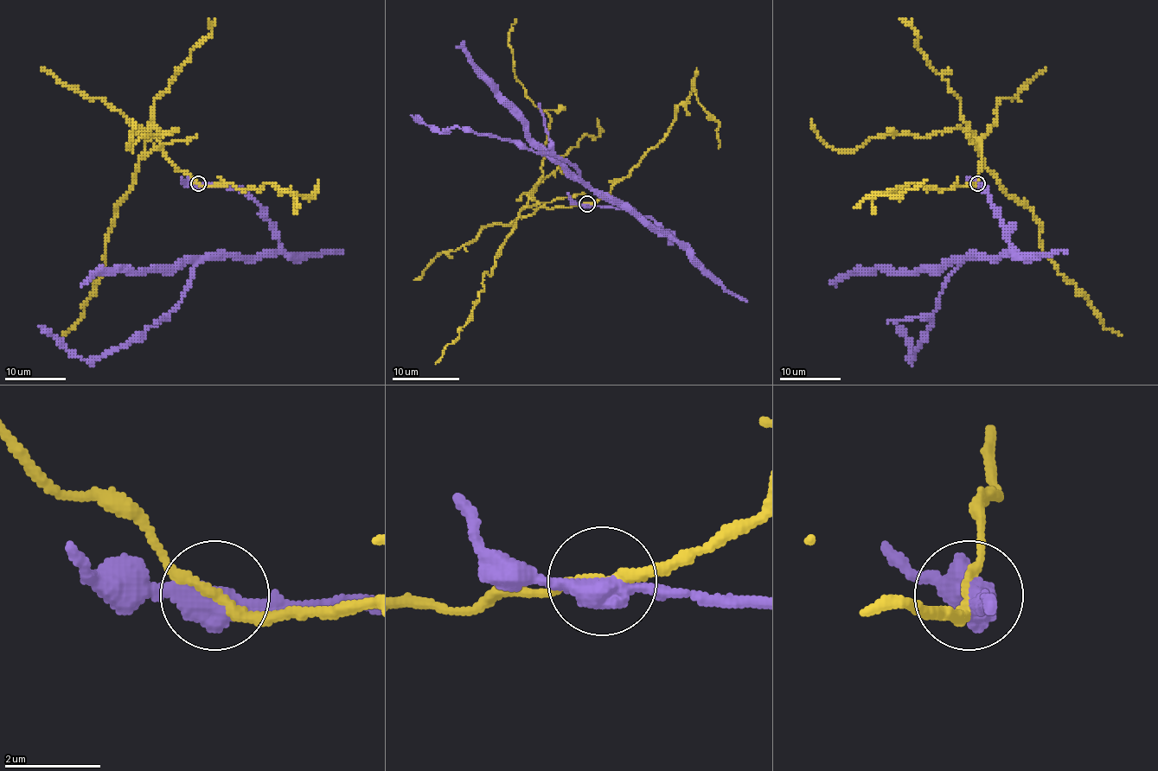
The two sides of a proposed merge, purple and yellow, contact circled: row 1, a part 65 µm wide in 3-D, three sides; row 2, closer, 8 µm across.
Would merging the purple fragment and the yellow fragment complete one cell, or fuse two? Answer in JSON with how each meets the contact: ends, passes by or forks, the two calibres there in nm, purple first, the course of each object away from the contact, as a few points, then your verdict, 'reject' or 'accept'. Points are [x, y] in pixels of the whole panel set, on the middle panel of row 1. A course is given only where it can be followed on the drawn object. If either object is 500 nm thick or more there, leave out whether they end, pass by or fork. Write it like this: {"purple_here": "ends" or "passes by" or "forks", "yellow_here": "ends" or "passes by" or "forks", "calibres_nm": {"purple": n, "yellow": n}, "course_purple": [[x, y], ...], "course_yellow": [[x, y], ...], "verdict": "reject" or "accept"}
{"purple_here": "passes by", "yellow_here": "passes by", "calibres_nm": {"purple": 480, "yellow": 200}, "course_purple": [[587, 204], [632, 209], [676, 239], [594, 192], [570, 162], [500, 136], [434, 131], [410, 115]], "course_yellow": [[587, 204], [550, 209], [536, 202], [521, 211], [489, 275], [484, 275], [484, 288], [472, 317], [436, 364]], "verdict": "reject"}

